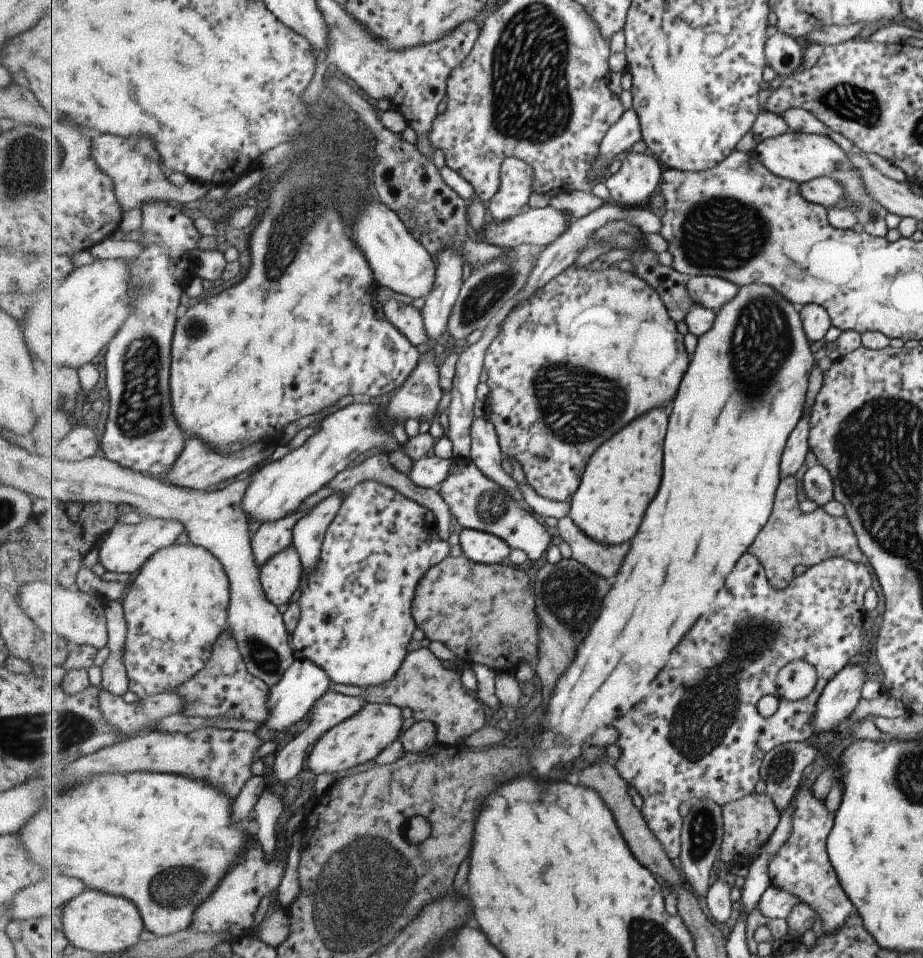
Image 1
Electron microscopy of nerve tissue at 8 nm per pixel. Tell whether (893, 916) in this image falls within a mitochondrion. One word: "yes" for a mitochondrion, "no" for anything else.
no

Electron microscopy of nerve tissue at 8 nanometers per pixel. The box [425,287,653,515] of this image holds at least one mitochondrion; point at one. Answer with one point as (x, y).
(572, 422)

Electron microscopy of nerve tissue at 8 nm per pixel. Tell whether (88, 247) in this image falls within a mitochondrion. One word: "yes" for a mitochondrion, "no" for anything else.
no

